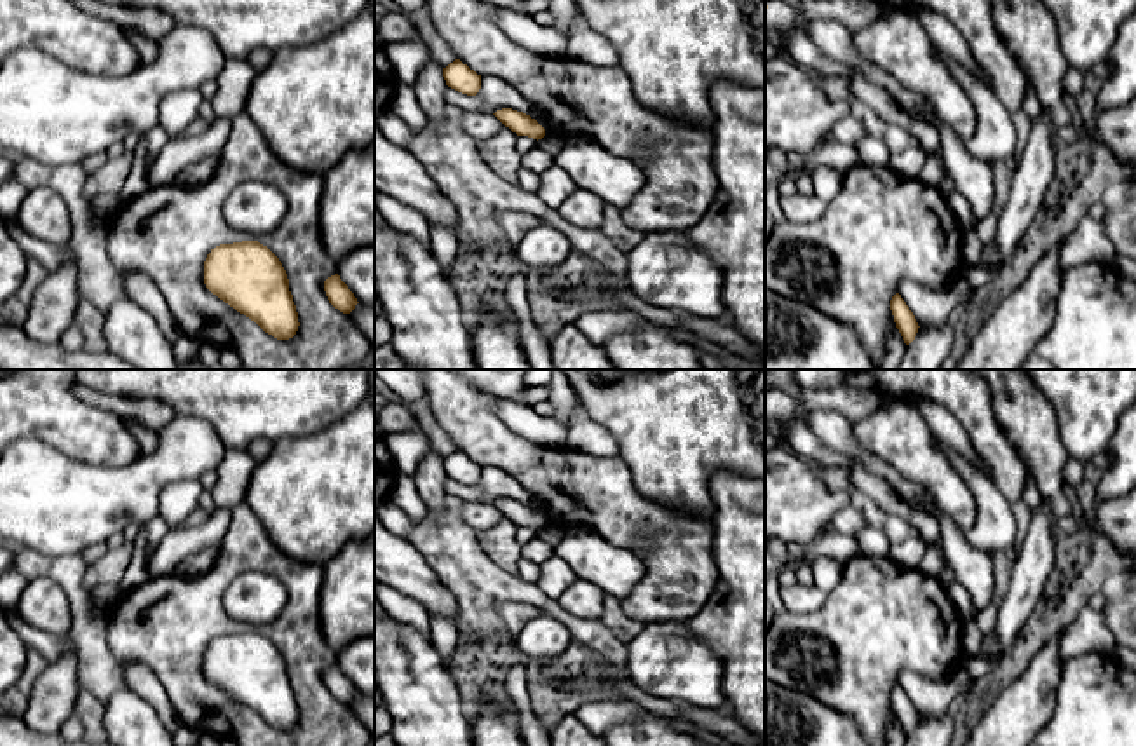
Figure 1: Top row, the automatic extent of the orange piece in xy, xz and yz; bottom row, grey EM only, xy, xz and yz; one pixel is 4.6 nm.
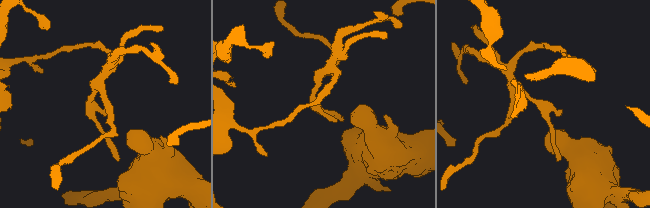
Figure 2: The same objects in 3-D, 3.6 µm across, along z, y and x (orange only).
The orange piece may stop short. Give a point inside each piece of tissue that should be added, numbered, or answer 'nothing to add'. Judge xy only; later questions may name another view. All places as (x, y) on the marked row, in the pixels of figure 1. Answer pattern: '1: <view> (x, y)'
nothing to add

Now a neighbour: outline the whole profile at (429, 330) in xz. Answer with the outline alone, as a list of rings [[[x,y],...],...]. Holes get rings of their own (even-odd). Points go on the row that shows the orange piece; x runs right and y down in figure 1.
[[[375,227],[375,295],[390,326],[390,340],[375,349],[375,370],[477,370],[472,356],[469,315],[432,251],[409,234]]]

